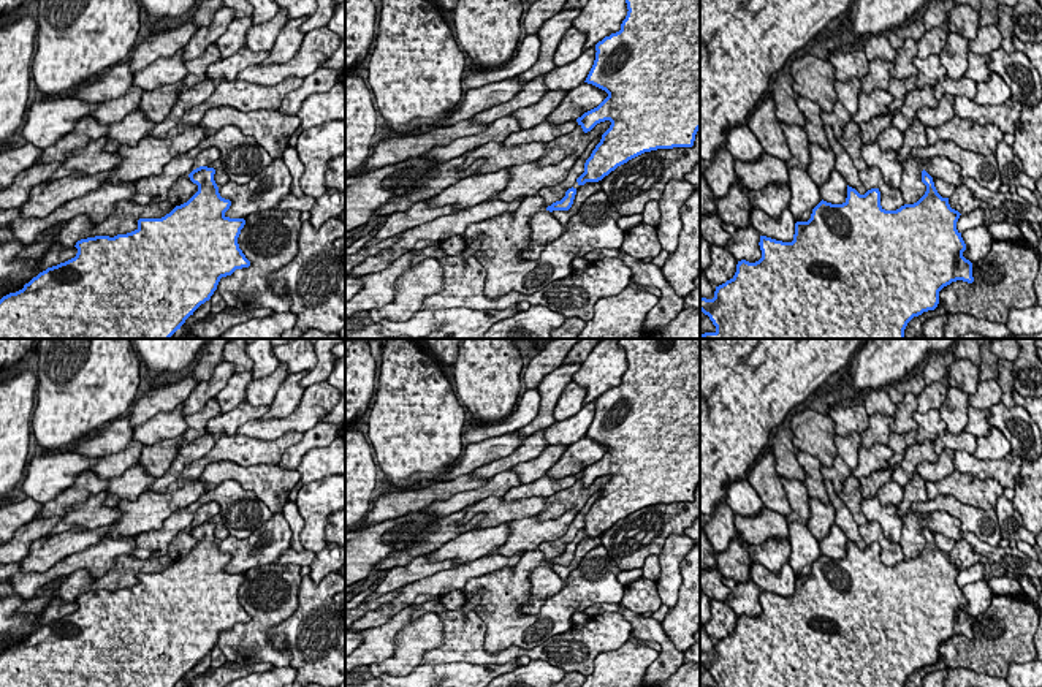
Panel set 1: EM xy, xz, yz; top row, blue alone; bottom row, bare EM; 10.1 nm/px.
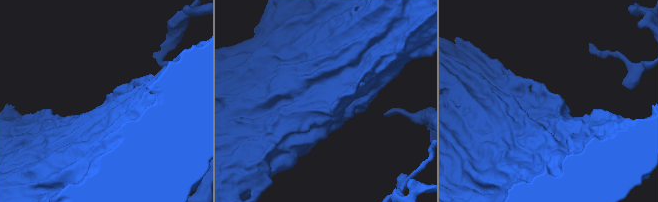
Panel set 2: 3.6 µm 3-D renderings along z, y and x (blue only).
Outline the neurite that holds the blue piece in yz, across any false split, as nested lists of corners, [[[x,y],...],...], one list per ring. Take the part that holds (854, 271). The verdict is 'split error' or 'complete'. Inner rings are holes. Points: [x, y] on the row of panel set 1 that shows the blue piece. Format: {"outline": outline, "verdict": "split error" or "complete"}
{"outline": [[[923,169],[925,195],[896,211],[880,206],[879,188],[860,195],[847,185],[842,204],[820,201],[808,222],[795,223],[792,242],[760,236],[762,258],[738,261],[735,275],[716,287],[714,298],[700,296],[700,310],[716,326],[702,339],[904,339],[907,323],[923,312],[934,310],[939,291],[952,282],[974,282],[972,263],[963,256],[966,244],[956,230],[960,212],[942,198],[933,177]]], "verdict": "complete"}

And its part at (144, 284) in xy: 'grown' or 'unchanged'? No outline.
unchanged

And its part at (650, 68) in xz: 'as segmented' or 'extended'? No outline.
as segmented

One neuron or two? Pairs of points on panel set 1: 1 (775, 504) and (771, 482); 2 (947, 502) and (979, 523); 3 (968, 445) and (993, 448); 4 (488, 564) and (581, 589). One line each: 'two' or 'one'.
1: one
2: one
3: two
4: two

